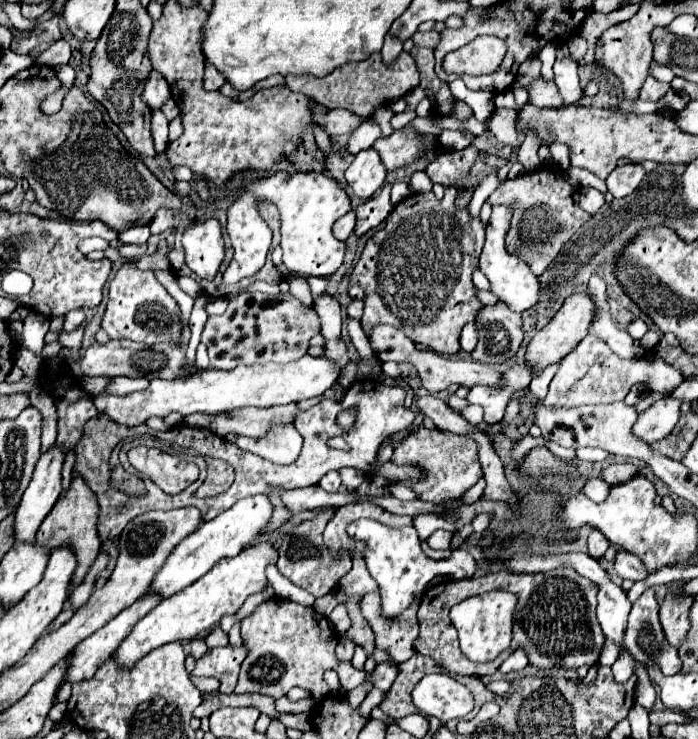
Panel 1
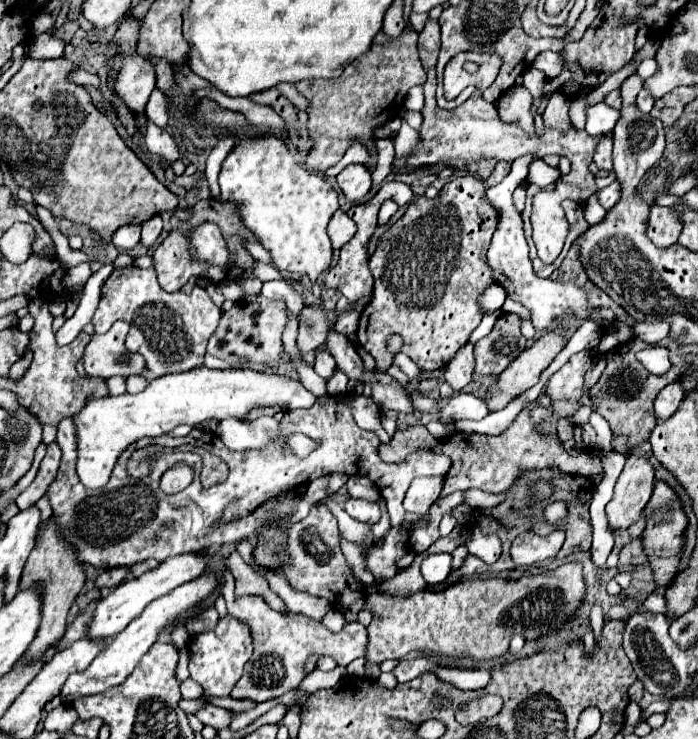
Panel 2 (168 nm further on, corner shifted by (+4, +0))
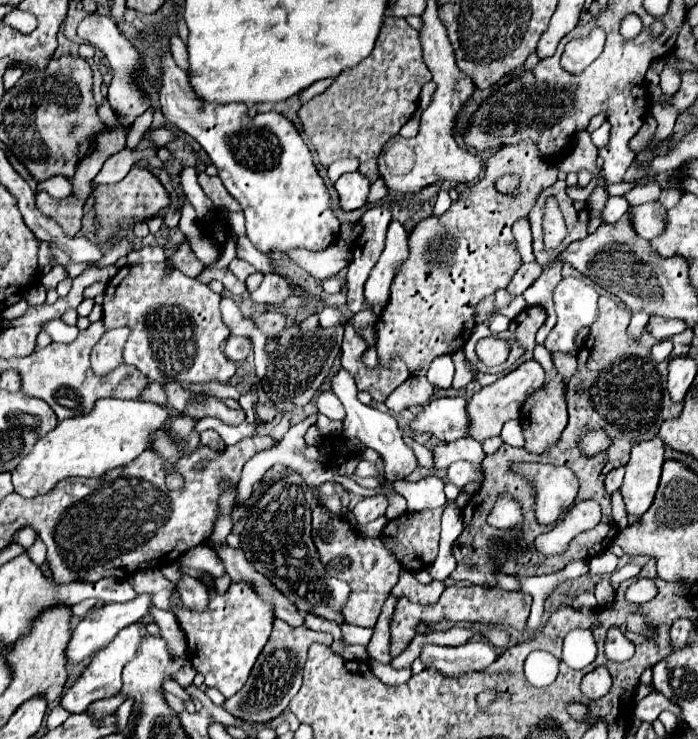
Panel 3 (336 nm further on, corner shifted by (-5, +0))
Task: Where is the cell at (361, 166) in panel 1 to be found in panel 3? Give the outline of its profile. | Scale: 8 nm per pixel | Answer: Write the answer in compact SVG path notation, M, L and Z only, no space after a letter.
M360 171L354 173L344 173L336 183L334 183L338 195L340 195L340 207L344 211L352 211L358 207L364 207L368 201L368 193L370 193L370 181L366 179L366 175L362 175Z

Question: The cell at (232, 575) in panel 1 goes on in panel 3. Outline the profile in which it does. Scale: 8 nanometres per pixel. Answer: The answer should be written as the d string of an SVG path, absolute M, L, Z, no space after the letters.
M138 621L138 623L132 623L128 627L124 627L114 643L110 643L110 647L104 647L102 651L98 651L98 655L92 657L90 665L84 669L84 673L72 683L72 687L64 693L60 705L70 711L70 713L84 713L86 707L96 701L96 699L104 699L104 697L112 697L120 691L122 687L122 669L128 661L132 661L136 657L136 651L142 643L142 639L146 637L146 623L144 621Z

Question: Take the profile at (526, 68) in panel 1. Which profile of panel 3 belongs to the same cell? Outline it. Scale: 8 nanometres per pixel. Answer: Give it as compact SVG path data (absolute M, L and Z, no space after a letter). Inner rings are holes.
M532 139L504 145L488 159L484 179L460 191L458 201L454 201L444 215L430 215L414 225L408 237L410 255L396 269L390 301L374 325L380 365L388 367L398 357L408 365L412 375L426 375L436 357L456 353L464 347L468 337L462 337L462 333L470 331L472 335L478 303L496 289L506 287L514 271L522 265L512 235L512 223L528 215L538 193L556 183L556 175L556 165L548 165L542 159ZM512 173L520 175L516 193L500 193L494 181ZM452 277L460 277L464 283L446 285Z

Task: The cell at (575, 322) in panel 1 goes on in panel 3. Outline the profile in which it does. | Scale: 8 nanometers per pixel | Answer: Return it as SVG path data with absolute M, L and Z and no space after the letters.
M534 359L522 363L516 371L500 377L496 383L488 385L488 387L482 387L478 393L472 395L470 403L468 403L468 409L470 409L470 419L472 419L472 431L474 431L474 439L484 443L486 439L490 437L496 437L500 435L502 431L502 425L510 419L518 419L520 417L520 407L524 405L526 397L532 395L534 391L538 391L542 385L544 385L544 379L546 379L546 373L542 369L542 365Z

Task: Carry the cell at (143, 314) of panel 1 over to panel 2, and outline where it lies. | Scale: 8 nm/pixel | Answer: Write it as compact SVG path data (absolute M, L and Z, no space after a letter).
M135 265L113 269L109 279L101 287L101 301L93 315L95 333L105 333L115 321L131 323L127 335L127 351L141 353L145 359L145 377L157 379L169 373L191 371L193 367L203 367L205 347L209 335L217 329L221 311L211 303L207 291L199 285L187 295L183 291L167 293L159 287L155 269L139 269Z

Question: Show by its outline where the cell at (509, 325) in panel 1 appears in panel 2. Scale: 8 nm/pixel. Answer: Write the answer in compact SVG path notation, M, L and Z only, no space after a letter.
M503 313L493 331L475 343L475 373L499 375L527 345L521 335L521 317Z

